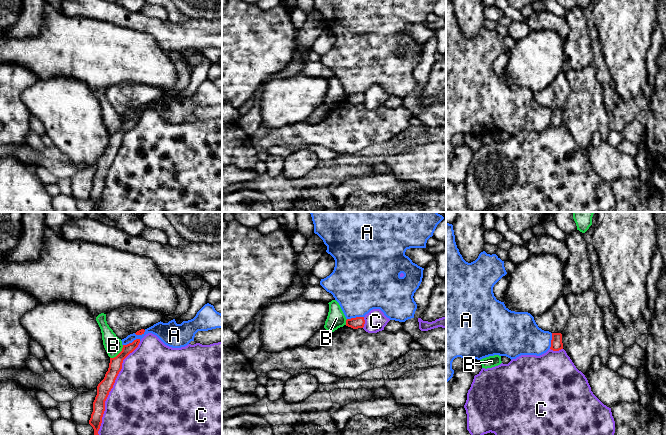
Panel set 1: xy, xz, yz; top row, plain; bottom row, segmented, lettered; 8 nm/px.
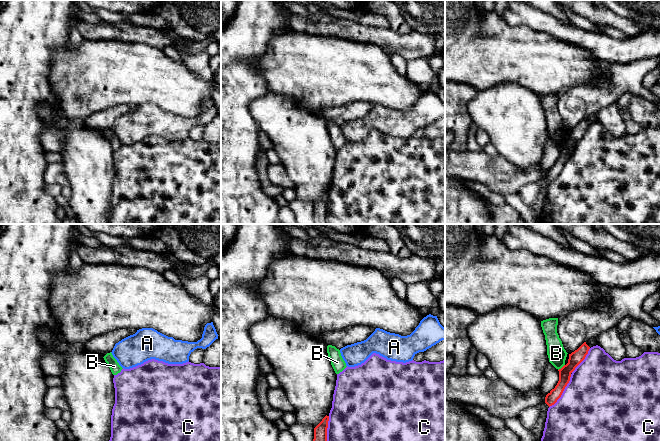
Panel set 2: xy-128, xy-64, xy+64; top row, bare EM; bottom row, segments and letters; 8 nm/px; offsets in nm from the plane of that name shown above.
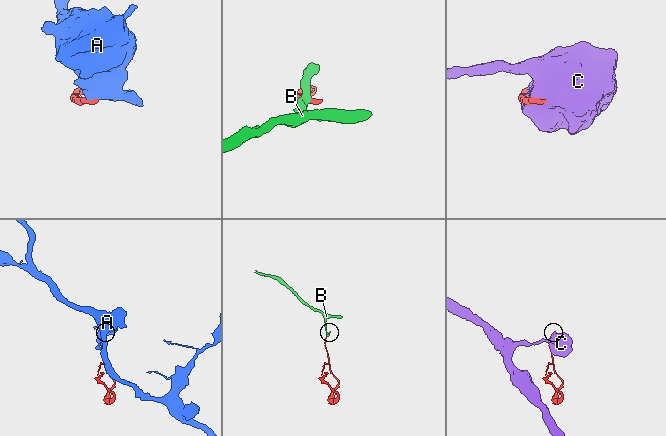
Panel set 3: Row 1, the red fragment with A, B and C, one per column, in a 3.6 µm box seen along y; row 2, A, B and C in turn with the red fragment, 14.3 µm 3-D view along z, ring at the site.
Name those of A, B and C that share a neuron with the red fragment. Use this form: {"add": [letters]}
{"add": []}

